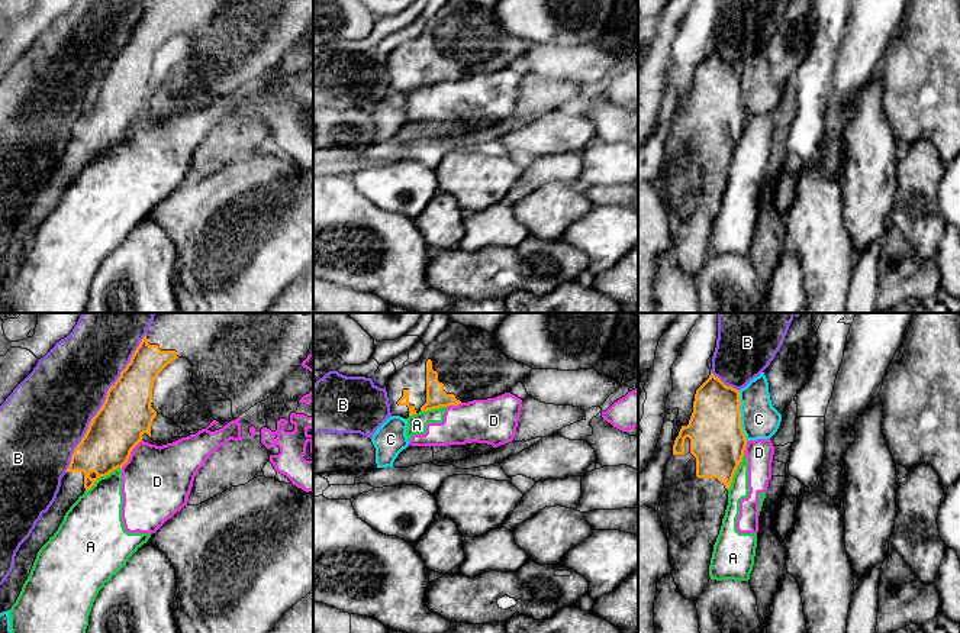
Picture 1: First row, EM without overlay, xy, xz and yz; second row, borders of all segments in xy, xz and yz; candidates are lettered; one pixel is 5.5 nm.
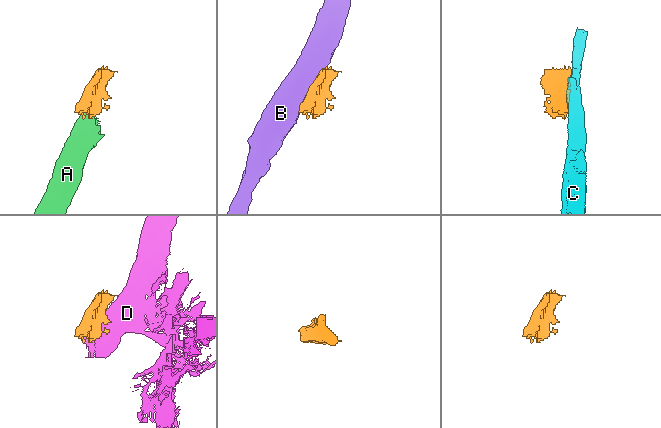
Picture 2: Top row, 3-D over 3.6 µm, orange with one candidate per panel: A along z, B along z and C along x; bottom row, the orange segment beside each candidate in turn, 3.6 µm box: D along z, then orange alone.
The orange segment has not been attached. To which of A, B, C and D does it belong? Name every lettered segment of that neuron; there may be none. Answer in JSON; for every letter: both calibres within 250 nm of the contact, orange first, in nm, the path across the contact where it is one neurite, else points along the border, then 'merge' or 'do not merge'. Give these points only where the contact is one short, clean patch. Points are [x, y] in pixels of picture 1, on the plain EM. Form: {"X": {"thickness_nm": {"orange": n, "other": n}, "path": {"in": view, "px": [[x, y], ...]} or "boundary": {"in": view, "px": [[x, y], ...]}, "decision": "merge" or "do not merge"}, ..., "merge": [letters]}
{"A": {"thickness_nm": {"orange": 280, "other": 300}, "boundary": {"in": "xy", "px": [[121, 144], [102, 151], [86, 167]]}, "decision": "do not merge"}, "B": {"thickness_nm": {"orange": 280, "other": 420}, "decision": "do not merge"}, "C": {"thickness_nm": {"orange": 300, "other": 200}, "decision": "do not merge"}, "D": {"thickness_nm": {"orange": 280, "other": 380}, "decision": "do not merge"}, "merge": []}

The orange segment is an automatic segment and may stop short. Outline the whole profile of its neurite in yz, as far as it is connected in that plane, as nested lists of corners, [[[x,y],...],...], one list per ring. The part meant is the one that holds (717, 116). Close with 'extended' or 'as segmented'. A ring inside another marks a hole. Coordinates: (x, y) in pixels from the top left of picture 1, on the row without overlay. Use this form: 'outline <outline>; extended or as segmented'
outline [[[711,48],[696,65],[690,96],[682,101],[666,141],[658,191],[669,217],[671,251],[686,275],[698,277],[711,255],[709,240],[728,181],[728,165],[747,122],[740,81],[740,67]]]; extended

